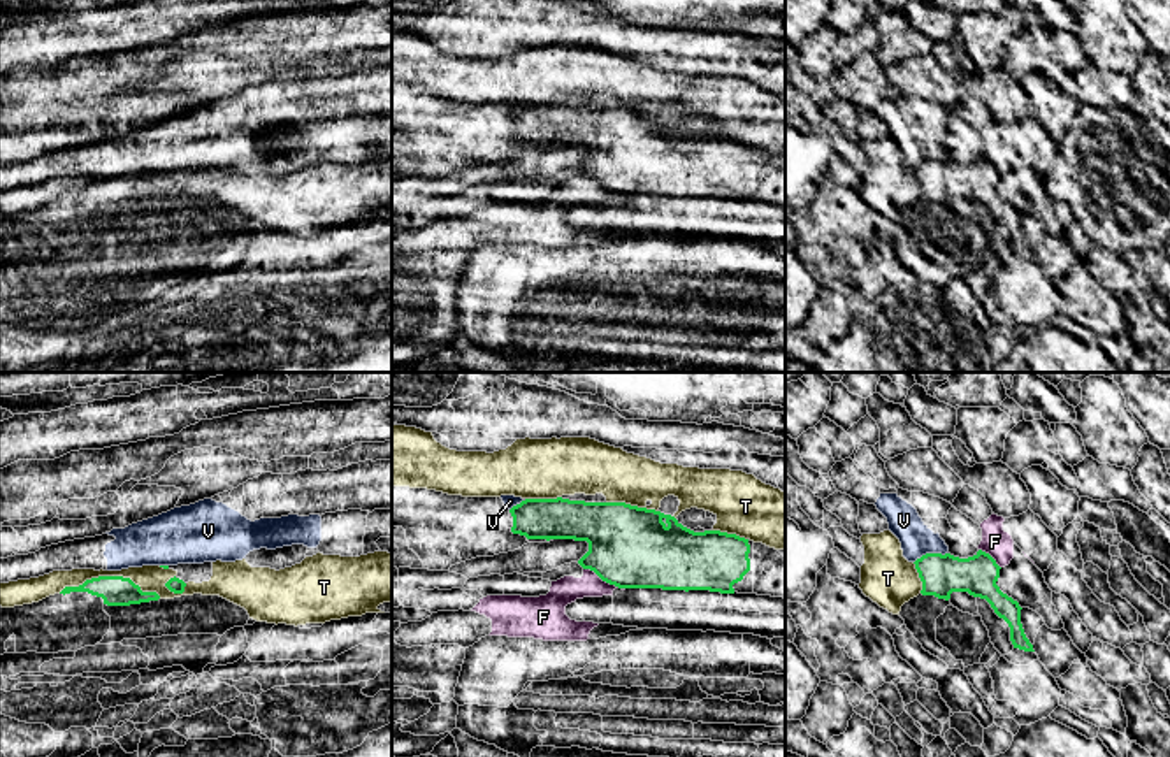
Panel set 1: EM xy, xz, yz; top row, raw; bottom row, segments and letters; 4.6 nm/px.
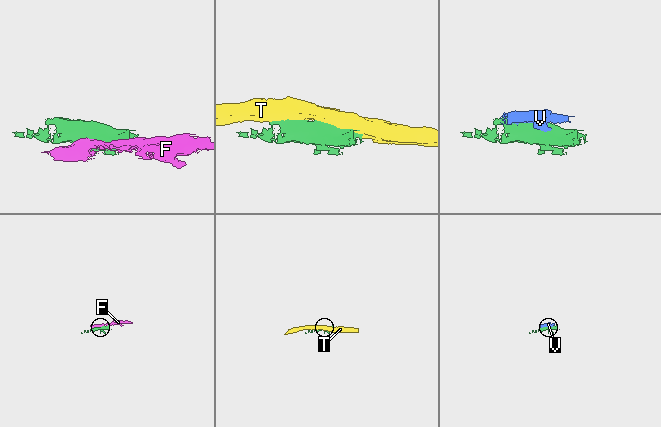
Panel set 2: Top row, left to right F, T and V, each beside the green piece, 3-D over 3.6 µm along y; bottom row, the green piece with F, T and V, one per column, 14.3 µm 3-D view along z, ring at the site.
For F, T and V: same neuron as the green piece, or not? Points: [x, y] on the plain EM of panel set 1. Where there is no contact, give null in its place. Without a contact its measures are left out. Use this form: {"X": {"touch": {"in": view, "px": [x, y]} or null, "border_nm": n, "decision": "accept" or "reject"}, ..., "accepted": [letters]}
{"F": {"touch": {"in": "xz", "px": [599, 183]}, "border_nm": 180, "decision": "reject"}, "T": {"touch": {"in": "xy", "px": [109, 183]}, "border_nm": 480, "decision": "reject"}, "V": {"touch": {"in": "yz", "px": [930, 160]}, "border_nm": 170, "decision": "reject"}, "accepted": []}

